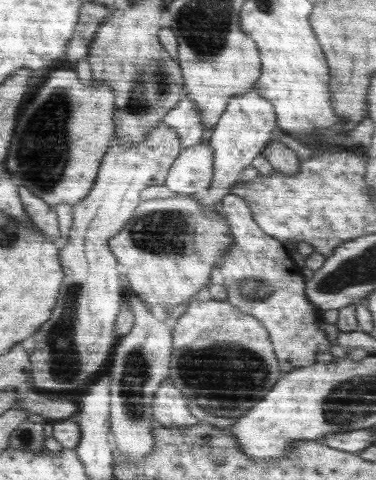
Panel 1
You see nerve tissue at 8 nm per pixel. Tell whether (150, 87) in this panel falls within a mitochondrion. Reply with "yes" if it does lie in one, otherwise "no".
yes

